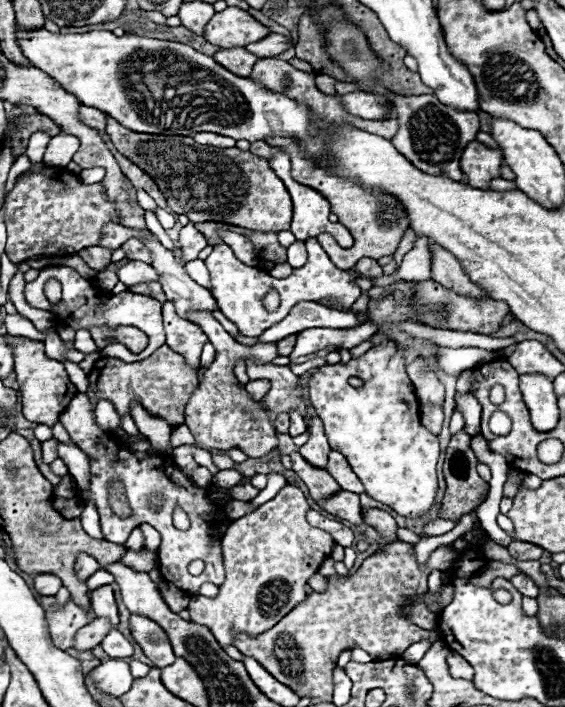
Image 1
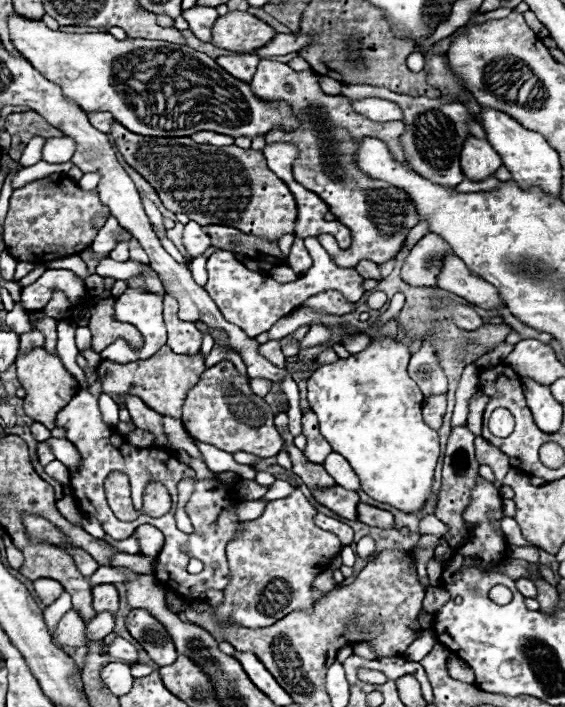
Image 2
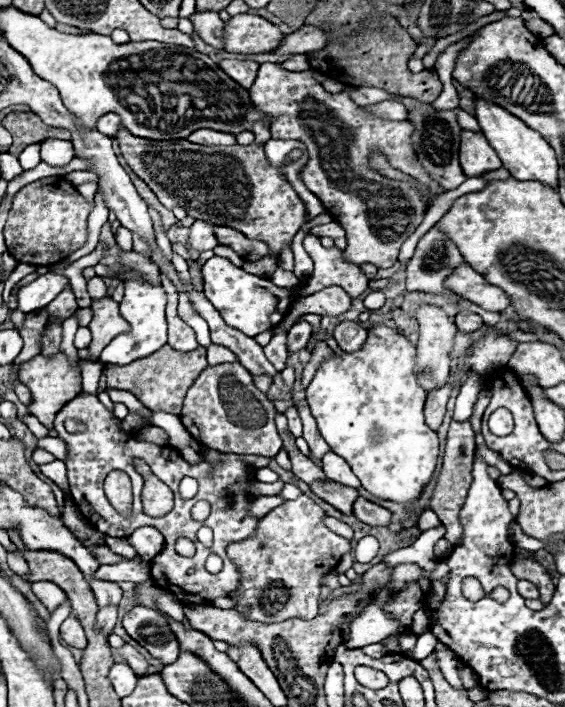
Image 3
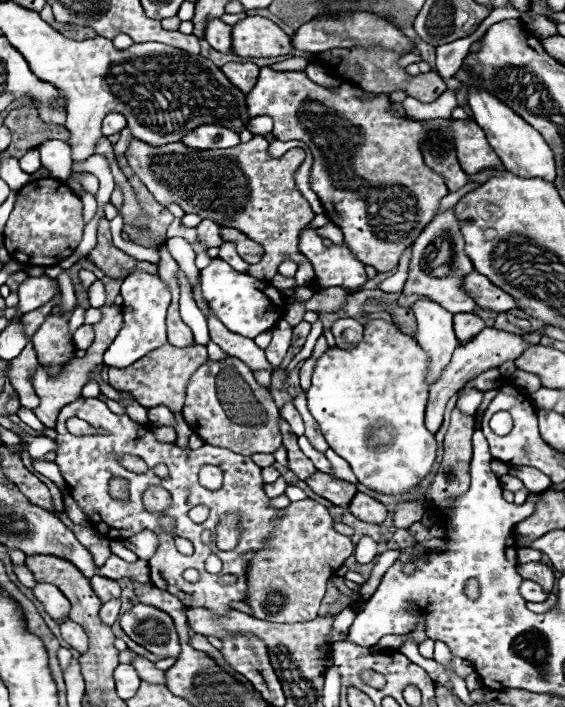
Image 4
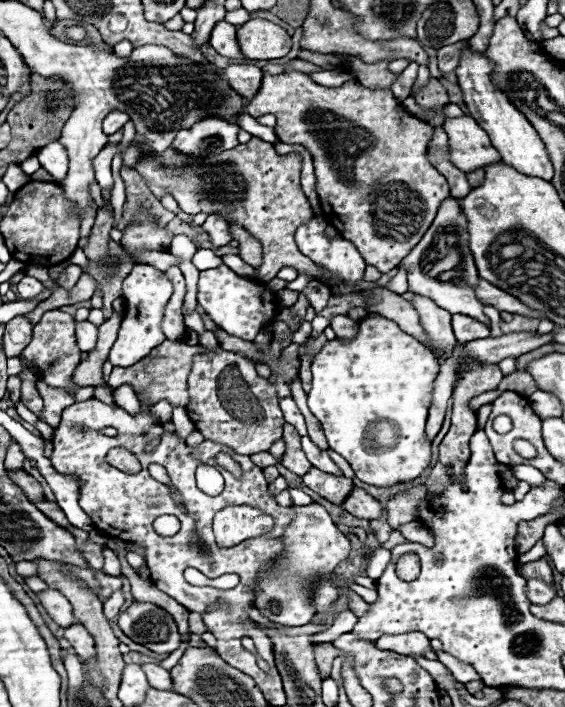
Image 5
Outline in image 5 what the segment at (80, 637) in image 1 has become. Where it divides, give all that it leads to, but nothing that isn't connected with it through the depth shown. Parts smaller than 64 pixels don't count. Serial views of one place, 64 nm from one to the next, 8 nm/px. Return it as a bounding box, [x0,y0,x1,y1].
[104,590,124,620]

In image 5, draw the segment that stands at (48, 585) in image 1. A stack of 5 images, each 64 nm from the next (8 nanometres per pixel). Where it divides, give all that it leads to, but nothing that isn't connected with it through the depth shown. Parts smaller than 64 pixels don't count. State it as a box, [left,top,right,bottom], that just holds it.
[38,588,76,626]

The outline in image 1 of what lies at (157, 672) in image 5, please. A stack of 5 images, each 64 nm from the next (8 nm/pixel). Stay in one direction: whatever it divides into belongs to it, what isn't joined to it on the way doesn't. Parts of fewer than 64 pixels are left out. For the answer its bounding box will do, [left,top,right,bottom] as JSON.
[102,628,134,658]

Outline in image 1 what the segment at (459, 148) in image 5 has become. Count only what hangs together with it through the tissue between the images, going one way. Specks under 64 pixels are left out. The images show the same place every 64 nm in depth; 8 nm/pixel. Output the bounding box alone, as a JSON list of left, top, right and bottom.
[460,140,502,188]

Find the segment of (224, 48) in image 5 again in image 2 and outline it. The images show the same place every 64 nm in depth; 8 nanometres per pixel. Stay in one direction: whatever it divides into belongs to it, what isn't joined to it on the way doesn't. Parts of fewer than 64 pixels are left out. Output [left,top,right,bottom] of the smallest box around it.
[182,6,218,42]

